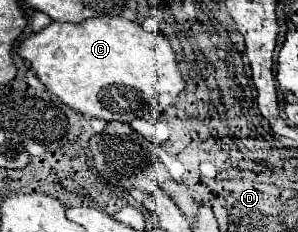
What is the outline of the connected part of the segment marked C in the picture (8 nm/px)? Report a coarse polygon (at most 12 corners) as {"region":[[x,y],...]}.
{"region":[[122,16],[52,22],[18,52],[84,116],[158,116],[170,42]]}

